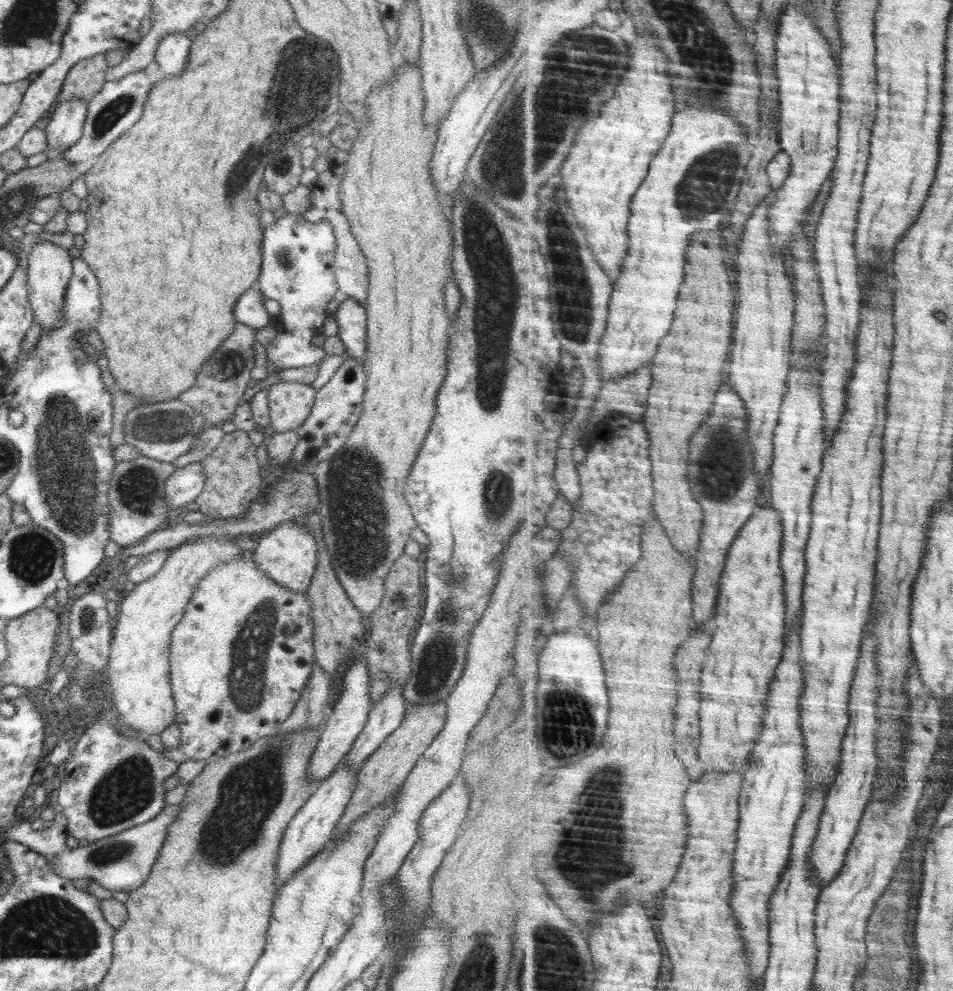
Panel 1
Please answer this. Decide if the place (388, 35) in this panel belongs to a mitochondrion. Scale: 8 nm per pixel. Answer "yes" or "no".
no

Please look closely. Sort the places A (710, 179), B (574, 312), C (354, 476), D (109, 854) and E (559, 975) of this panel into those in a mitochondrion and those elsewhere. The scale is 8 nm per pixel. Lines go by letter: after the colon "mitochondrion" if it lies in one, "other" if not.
A: mitochondrion
B: mitochondrion
C: mitochondrion
D: mitochondrion
E: mitochondrion

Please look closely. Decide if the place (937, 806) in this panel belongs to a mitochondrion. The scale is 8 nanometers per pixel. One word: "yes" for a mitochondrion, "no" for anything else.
no

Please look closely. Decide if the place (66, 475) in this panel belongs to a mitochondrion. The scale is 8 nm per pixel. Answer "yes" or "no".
yes

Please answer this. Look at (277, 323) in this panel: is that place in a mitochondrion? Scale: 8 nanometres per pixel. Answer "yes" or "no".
no

